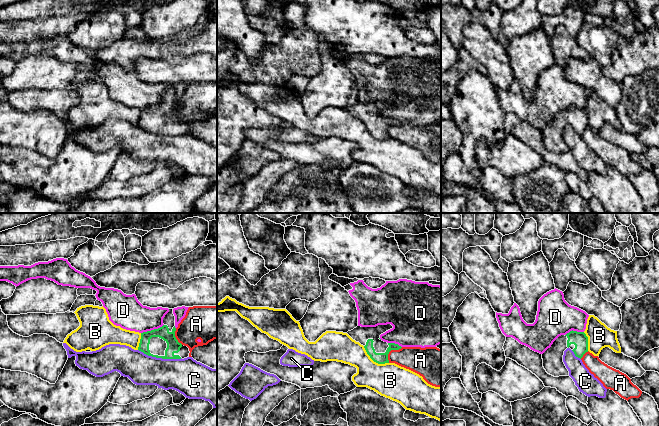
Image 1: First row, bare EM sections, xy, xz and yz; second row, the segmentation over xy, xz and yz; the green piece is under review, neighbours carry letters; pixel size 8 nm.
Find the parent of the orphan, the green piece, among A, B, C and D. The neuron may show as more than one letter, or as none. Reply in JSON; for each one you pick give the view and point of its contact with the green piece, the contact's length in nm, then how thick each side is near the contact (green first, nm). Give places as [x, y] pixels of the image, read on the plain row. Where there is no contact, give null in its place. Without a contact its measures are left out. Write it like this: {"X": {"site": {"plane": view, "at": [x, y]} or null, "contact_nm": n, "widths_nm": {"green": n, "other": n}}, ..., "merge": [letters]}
{"merge": []}

